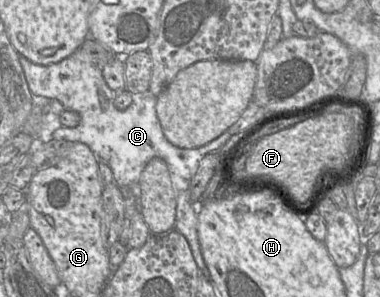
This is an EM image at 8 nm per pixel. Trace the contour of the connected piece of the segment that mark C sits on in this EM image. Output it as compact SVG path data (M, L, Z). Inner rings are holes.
M78 49L70 57L55 64L37 65L22 56L19 56L19 62L29 89L35 97L58 100L64 109L73 110L81 116L78 126L60 127L53 133L53 138L88 145L100 161L109 165L118 187L137 186L141 173L152 158L159 157L166 162L176 197L174 229L187 239L200 274L209 278L198 239L198 203L191 200L190 186L201 159L209 153L219 151L229 140L223 139L227 134L198 148L184 149L174 146L166 139L157 117L157 96L149 90L136 93L132 95L132 104L126 110L116 109L115 91L108 87L101 69L93 64L82 50Z

